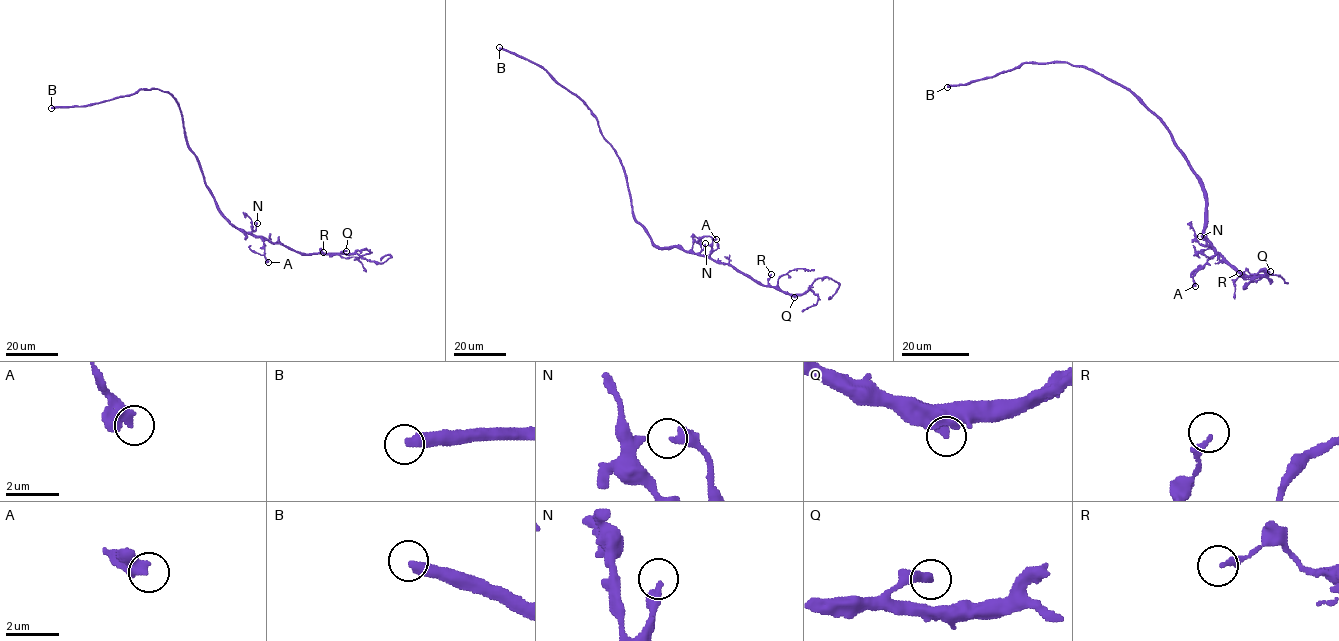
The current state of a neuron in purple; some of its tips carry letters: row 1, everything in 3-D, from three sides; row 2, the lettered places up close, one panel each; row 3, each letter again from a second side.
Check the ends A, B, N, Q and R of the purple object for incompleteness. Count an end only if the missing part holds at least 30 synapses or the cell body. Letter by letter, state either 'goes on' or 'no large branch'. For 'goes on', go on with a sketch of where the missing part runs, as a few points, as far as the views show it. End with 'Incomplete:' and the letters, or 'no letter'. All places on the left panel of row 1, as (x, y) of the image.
A: no large branch
B: no large branch
N: goes on
Q: no large branch
R: no large branch
Incomplete: N

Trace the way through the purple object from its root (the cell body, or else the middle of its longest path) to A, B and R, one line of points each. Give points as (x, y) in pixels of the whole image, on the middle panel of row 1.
A: (648, 234), (659, 247), (678, 247), (705, 256), (709, 255), (712, 238), (716, 239)
B: (648, 234), (635, 220), (625, 170), (615, 150), (603, 136), (596, 116), (544, 69), (499, 47)
R: (648, 234), (659, 247), (678, 247), (728, 263), (766, 285), (771, 274)

